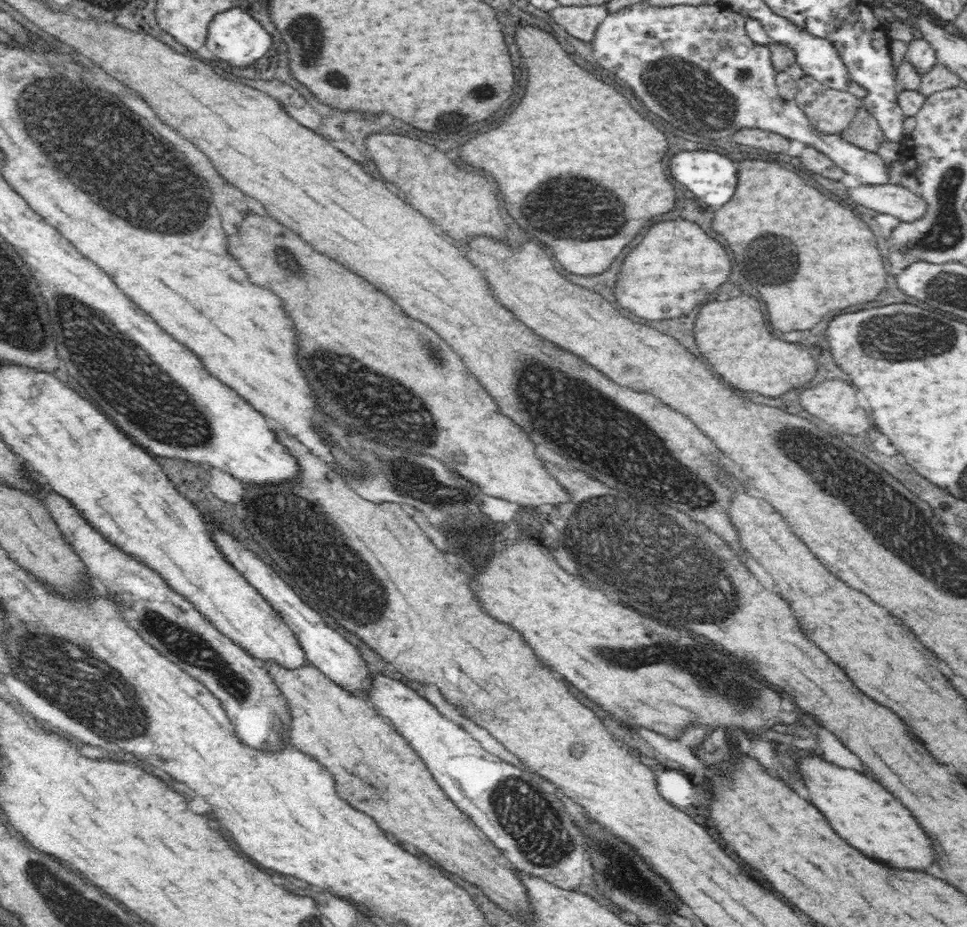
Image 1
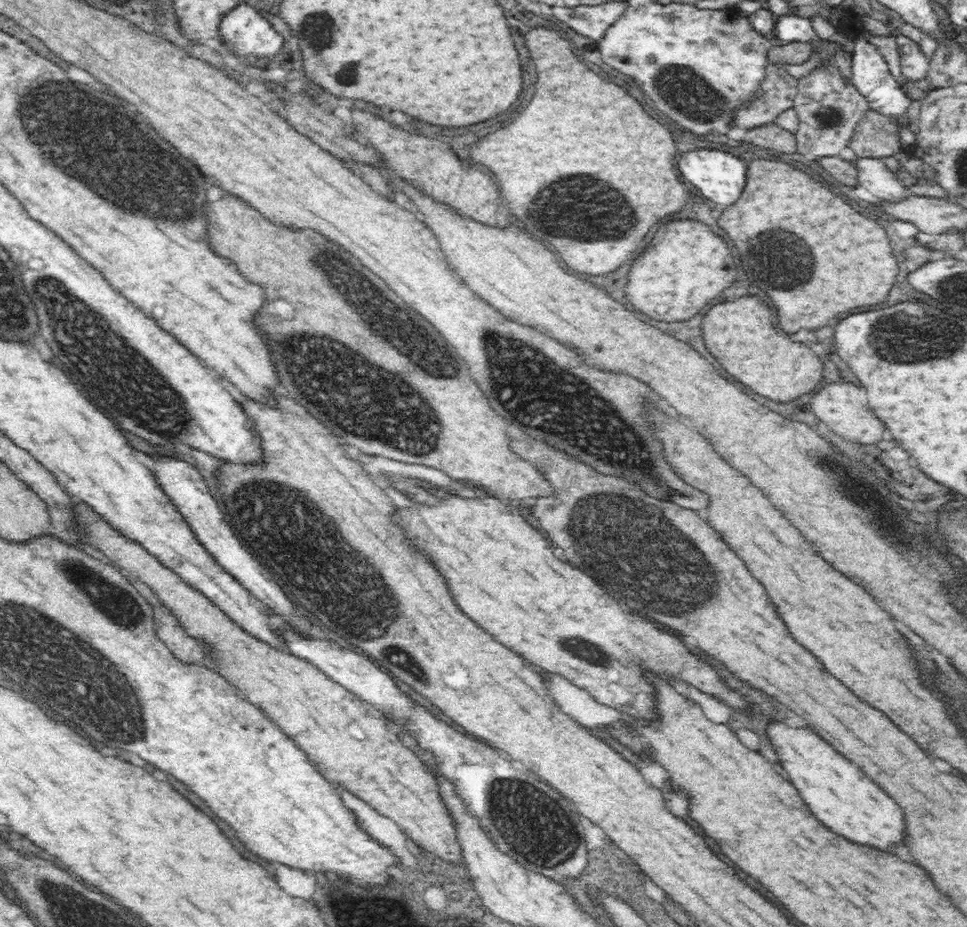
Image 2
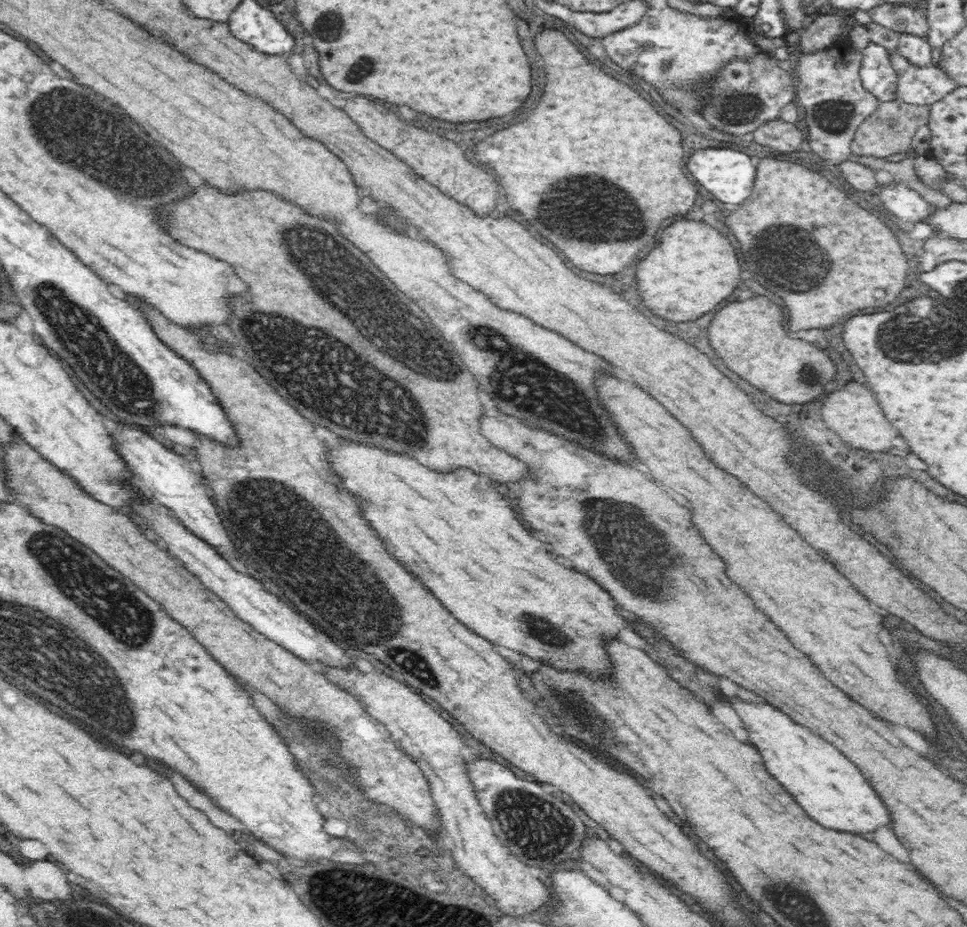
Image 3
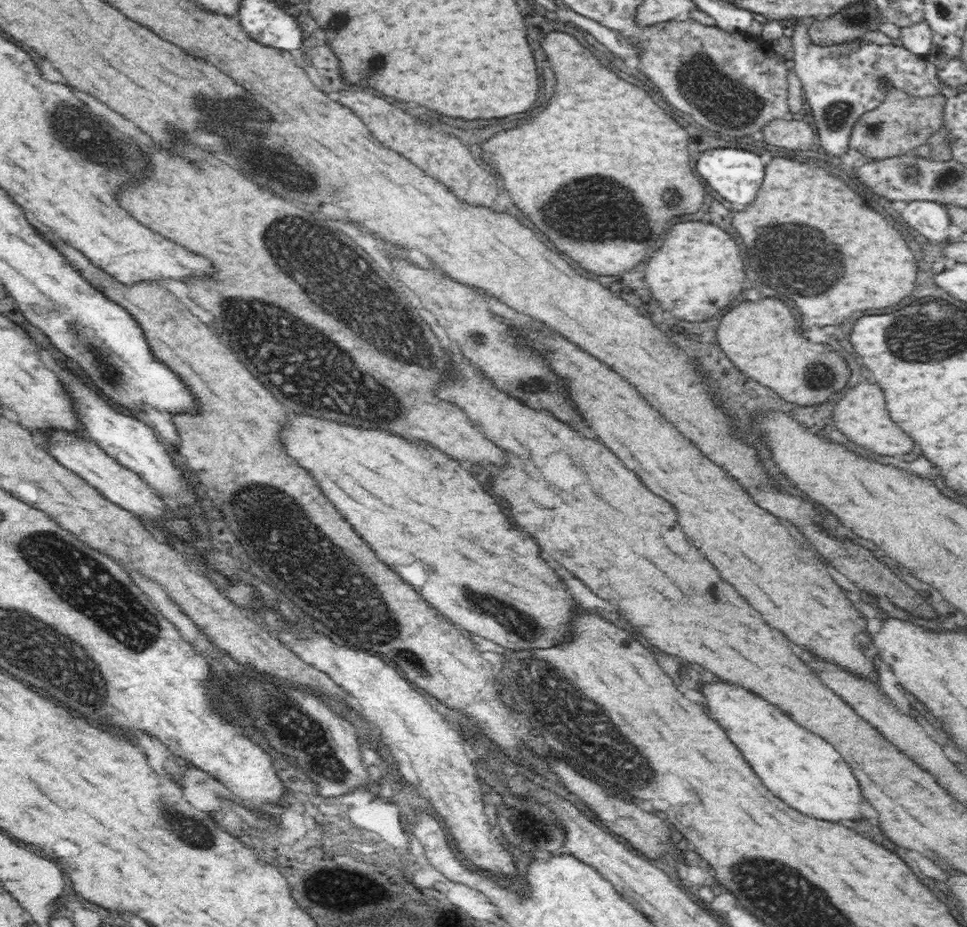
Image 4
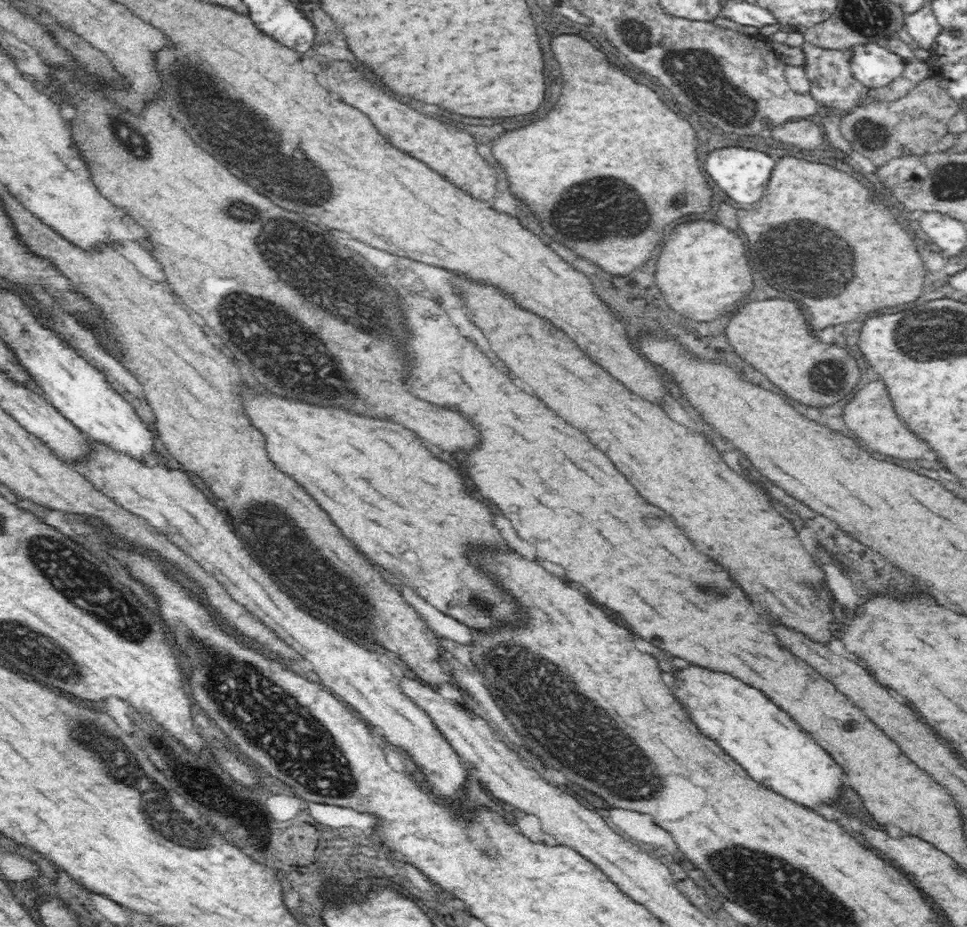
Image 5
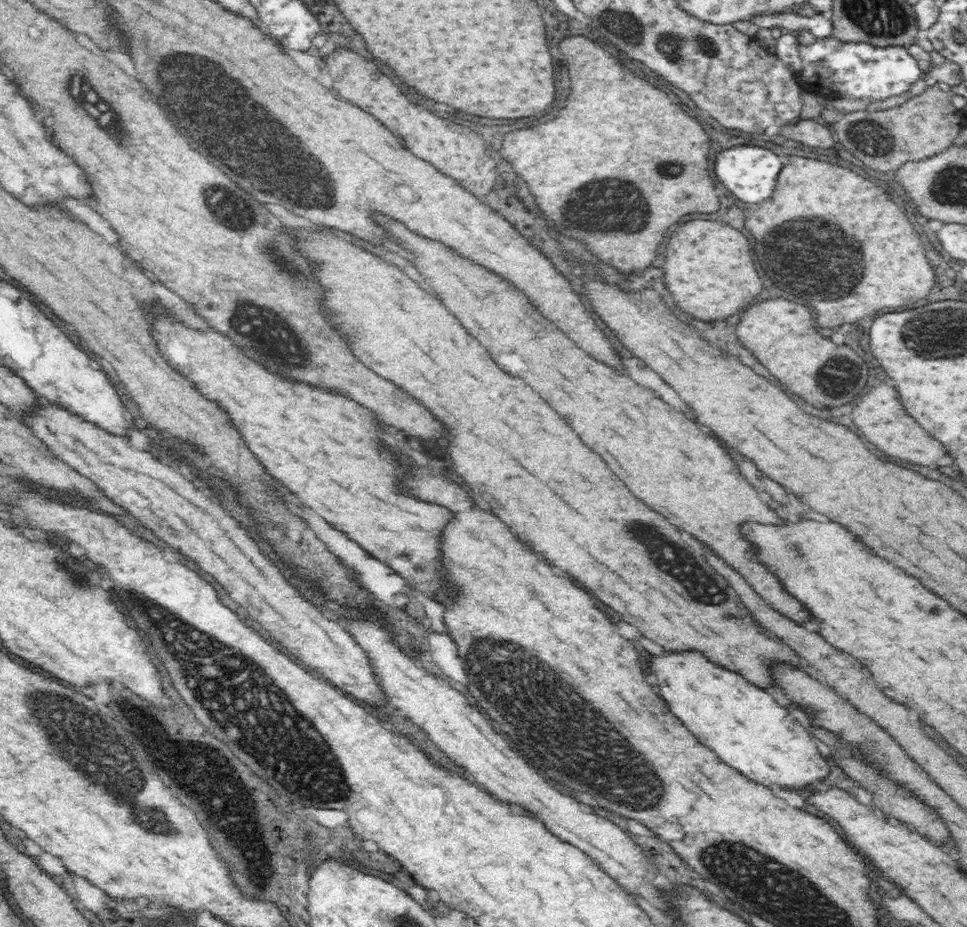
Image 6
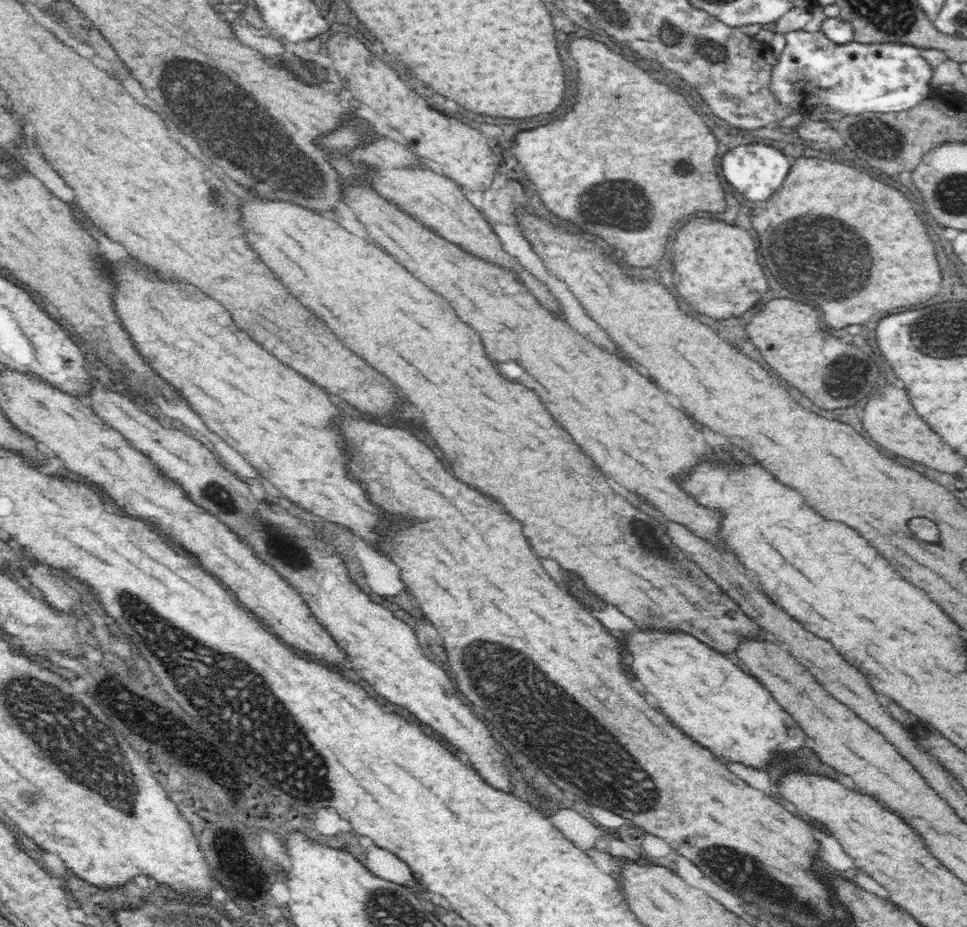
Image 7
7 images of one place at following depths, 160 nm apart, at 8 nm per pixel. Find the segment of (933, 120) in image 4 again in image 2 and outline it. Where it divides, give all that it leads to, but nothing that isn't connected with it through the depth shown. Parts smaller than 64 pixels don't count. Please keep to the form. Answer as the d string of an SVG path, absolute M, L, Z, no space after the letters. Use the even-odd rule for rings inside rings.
M870 108L851 139L852 152L864 158L893 156L904 147L900 141L900 132L902 128L908 127L911 117L906 113L898 119Z

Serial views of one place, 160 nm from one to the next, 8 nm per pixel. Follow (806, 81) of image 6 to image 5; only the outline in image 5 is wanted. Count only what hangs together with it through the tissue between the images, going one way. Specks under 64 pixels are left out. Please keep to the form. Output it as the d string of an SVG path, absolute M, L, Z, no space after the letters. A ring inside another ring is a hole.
M879 43L857 44L852 47L847 66L864 88L884 88L899 80L908 61Z

